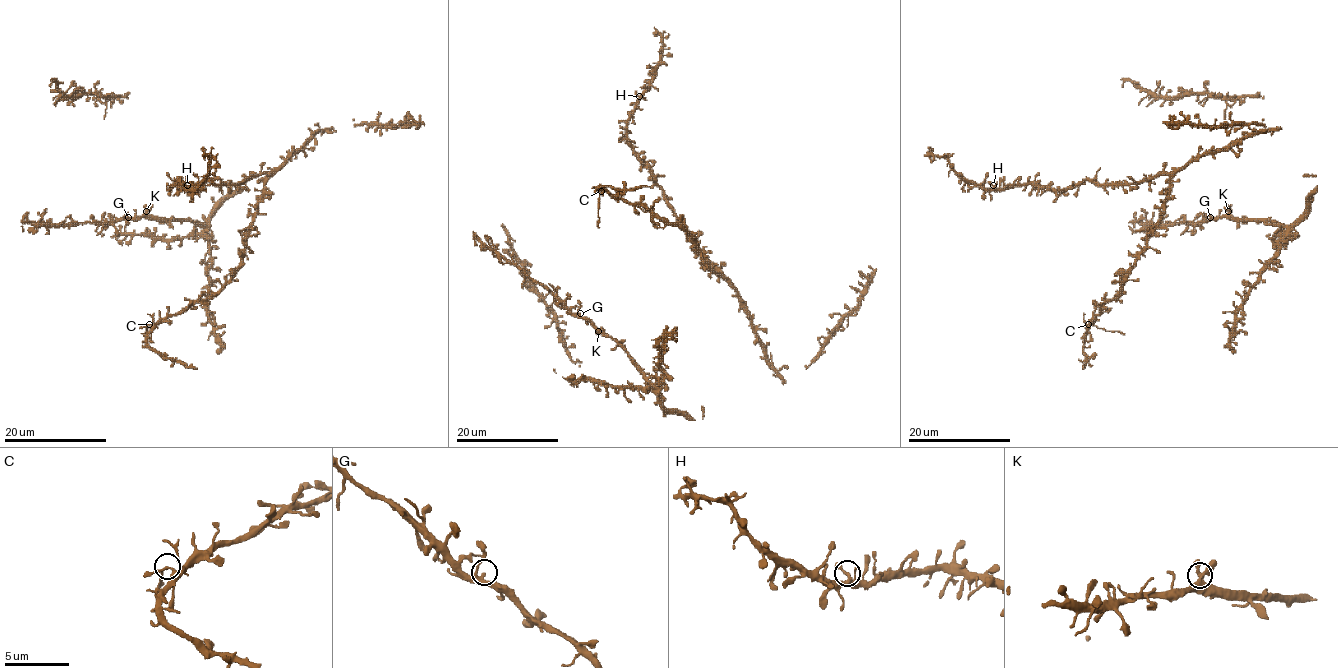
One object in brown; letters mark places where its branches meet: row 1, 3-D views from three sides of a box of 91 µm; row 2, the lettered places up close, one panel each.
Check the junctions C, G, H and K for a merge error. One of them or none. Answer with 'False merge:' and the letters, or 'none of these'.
False merge: C

